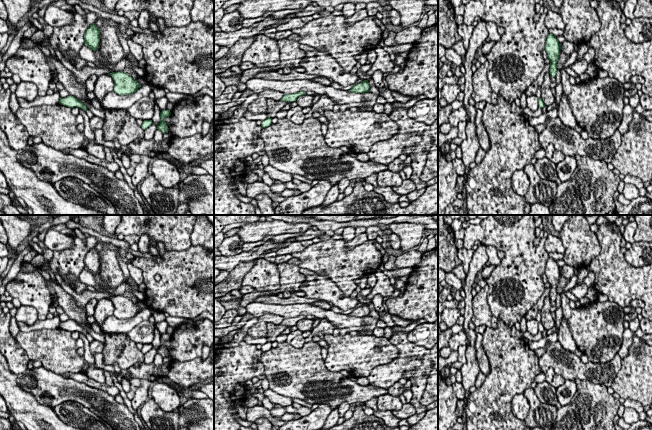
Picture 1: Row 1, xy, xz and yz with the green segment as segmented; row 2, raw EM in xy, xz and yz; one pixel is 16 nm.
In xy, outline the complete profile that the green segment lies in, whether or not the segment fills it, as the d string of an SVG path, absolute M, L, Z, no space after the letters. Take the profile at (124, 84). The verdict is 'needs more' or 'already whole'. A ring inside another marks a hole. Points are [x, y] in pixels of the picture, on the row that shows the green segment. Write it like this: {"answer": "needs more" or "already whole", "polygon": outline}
{"answer": "already whole", "polygon": "M122 71L108 74L114 81L114 92L119 95L130 95L135 93L141 85L127 73Z"}

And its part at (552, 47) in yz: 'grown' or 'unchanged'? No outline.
unchanged

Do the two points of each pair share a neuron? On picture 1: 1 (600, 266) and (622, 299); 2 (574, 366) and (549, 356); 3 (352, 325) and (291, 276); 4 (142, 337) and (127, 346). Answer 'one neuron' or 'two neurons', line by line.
1: one neuron
2: one neuron
3: two neurons
4: two neurons

